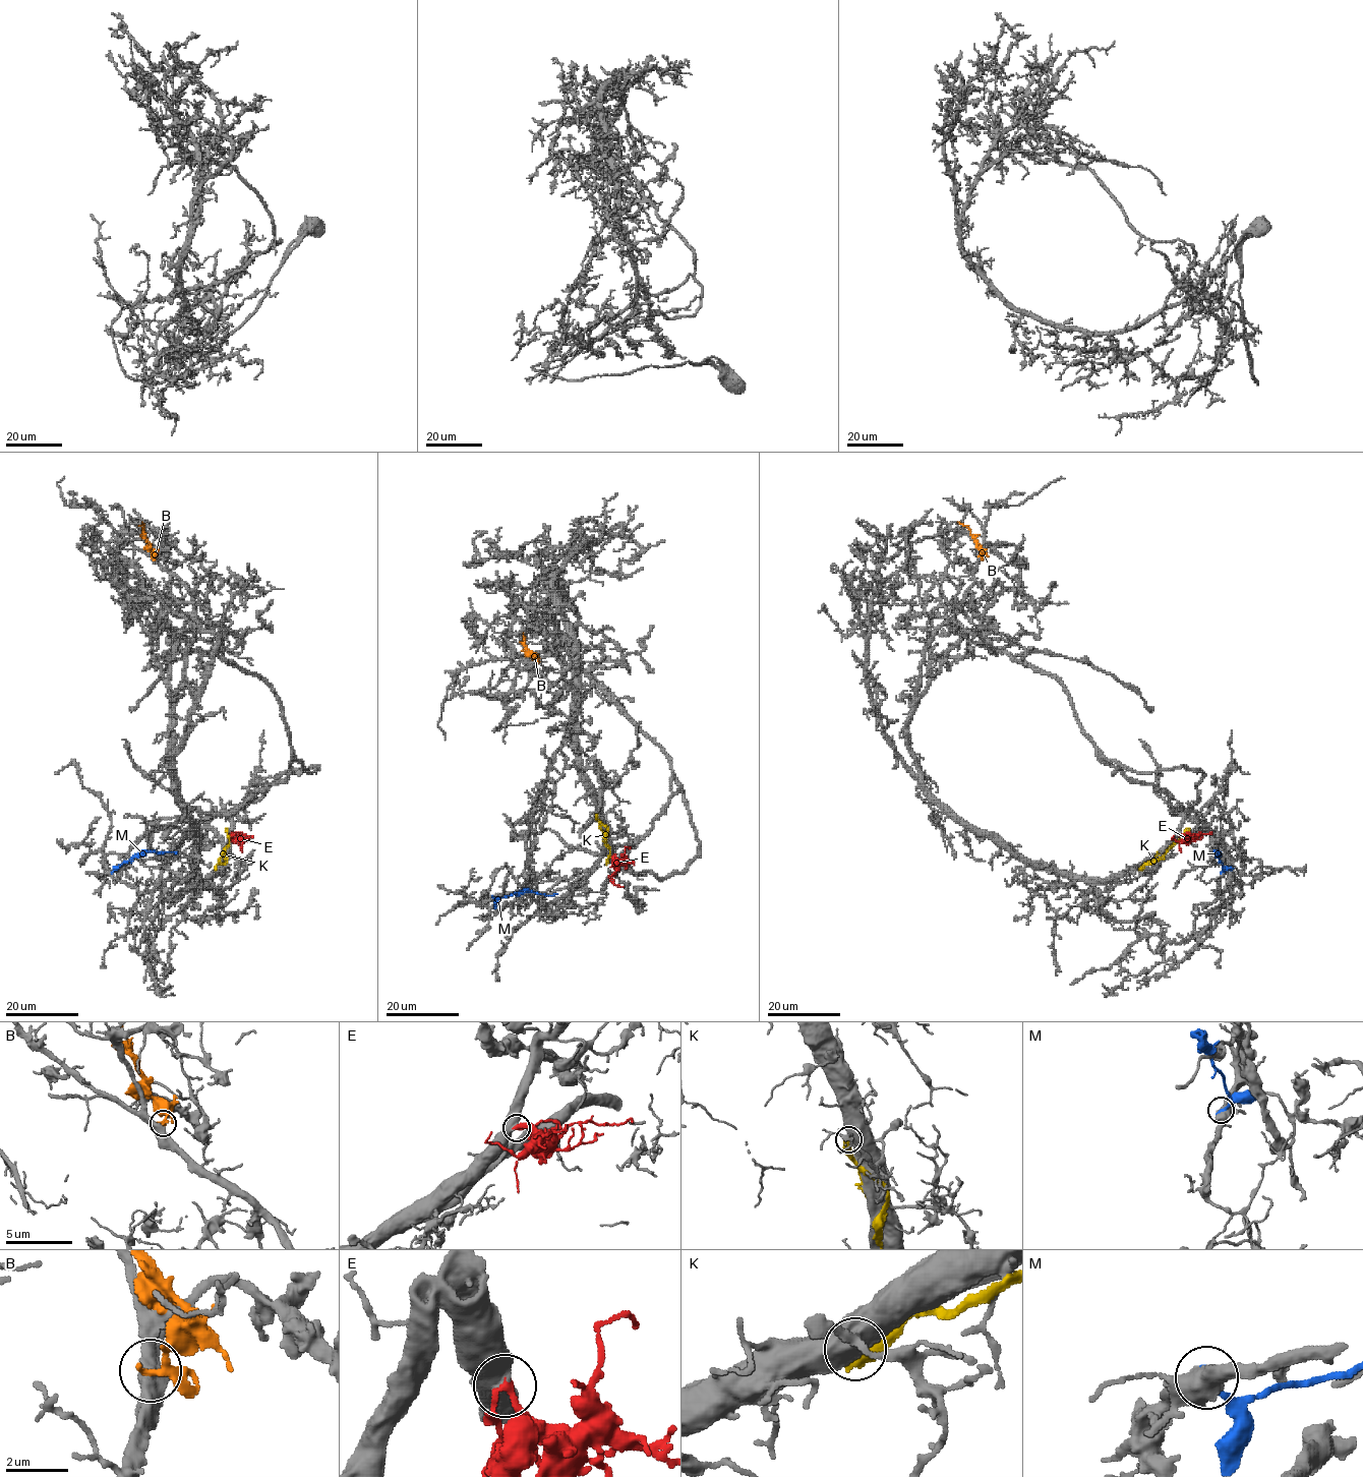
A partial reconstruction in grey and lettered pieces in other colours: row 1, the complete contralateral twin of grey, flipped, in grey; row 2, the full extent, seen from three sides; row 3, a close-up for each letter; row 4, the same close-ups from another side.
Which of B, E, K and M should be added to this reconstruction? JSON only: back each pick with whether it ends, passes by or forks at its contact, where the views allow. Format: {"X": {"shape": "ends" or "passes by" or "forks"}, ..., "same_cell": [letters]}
{"E": {"shape": "passes by"}, "same_cell": ["E"]}

